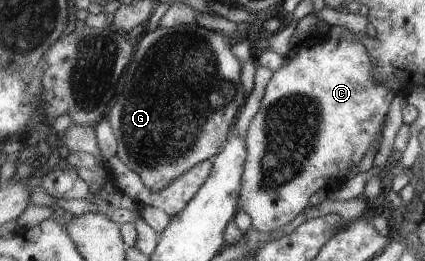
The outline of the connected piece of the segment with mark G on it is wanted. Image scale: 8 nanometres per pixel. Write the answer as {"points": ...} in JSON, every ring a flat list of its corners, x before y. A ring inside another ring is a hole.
{"points":[[196,24,145,31,135,43,135,53,125,76,122,93,107,119,119,142,117,155,154,192,164,190,191,168,218,156,227,143,228,135,233,132,247,95,246,88,242,87,242,56,232,52,228,39,222,32],[226,84,236,84,238,96,230,96,230,100,226,100]]}

